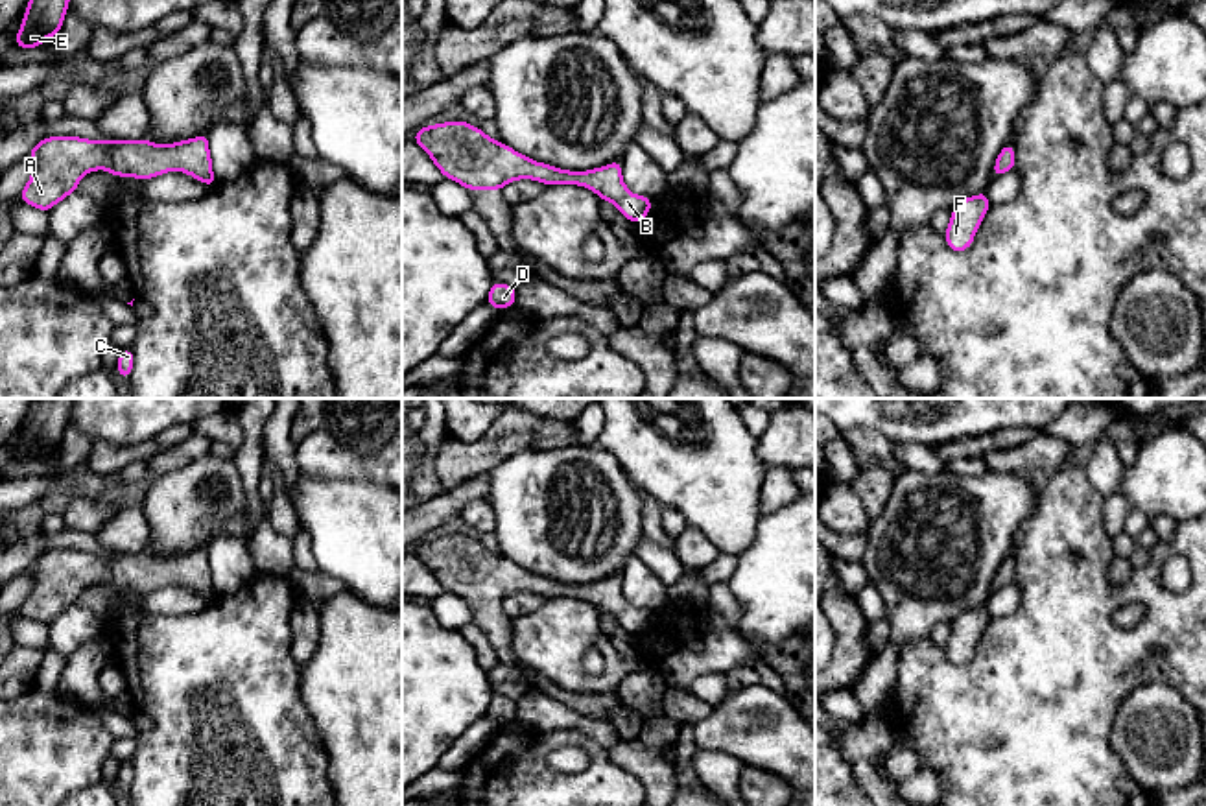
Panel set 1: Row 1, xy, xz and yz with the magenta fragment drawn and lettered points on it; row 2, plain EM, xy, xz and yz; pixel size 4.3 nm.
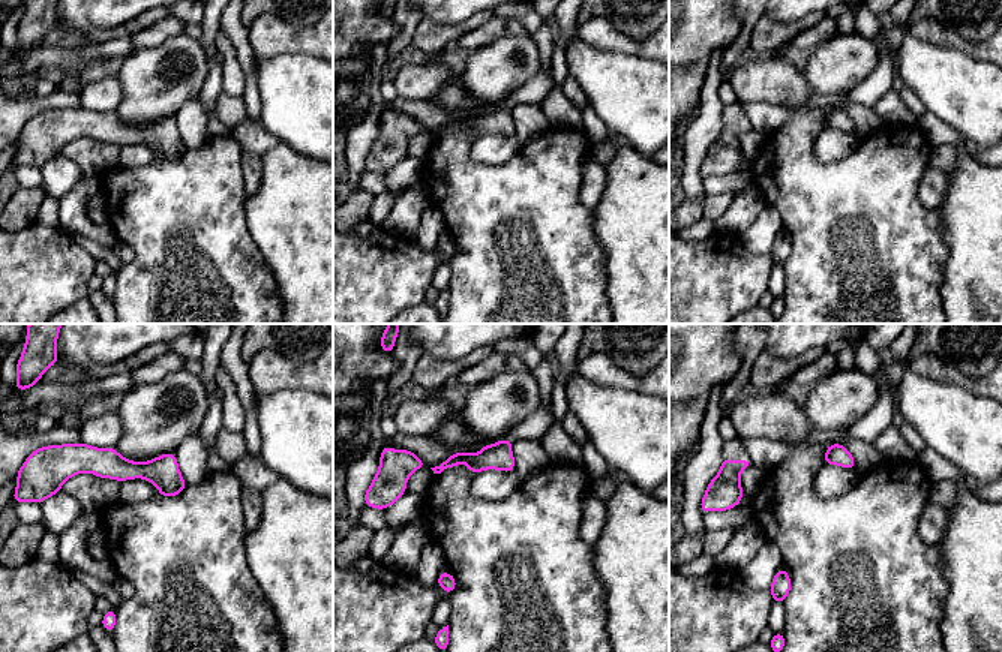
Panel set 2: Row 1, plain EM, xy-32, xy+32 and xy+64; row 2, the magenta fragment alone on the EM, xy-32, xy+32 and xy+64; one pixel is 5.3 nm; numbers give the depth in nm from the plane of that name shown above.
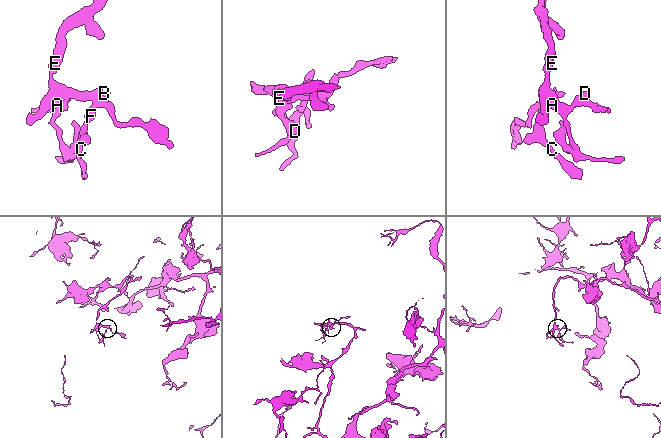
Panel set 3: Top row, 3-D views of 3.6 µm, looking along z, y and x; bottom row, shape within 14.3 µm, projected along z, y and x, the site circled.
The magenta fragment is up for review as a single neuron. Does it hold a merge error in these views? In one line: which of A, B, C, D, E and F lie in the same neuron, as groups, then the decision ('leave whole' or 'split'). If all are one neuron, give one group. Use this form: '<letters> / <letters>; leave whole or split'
A B C D E F; leave whole

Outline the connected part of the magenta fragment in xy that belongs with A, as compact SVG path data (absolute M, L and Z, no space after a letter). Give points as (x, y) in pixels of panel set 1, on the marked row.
M208 135L168 146L144 138L98 142L79 136L48 136L31 148L30 157L33 172L20 199L44 212L74 194L81 177L94 170L142 181L175 170L210 188L216 184Z

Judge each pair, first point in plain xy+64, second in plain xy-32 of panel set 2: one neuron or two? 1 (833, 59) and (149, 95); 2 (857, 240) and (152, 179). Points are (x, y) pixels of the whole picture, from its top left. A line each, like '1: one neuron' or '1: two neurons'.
1: one neuron
2: one neuron

